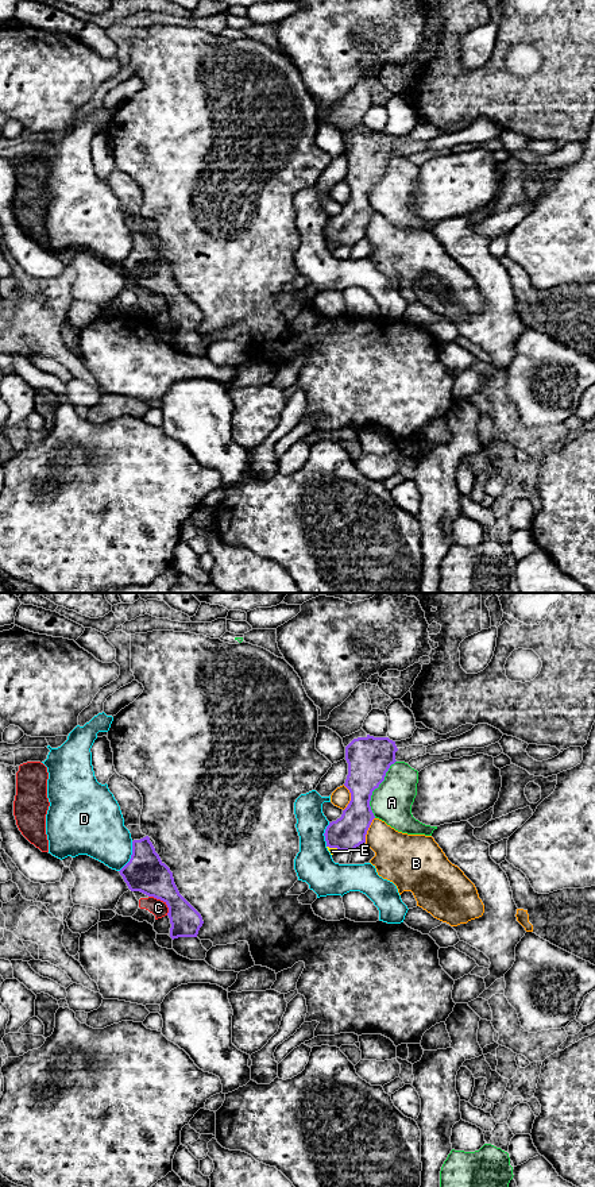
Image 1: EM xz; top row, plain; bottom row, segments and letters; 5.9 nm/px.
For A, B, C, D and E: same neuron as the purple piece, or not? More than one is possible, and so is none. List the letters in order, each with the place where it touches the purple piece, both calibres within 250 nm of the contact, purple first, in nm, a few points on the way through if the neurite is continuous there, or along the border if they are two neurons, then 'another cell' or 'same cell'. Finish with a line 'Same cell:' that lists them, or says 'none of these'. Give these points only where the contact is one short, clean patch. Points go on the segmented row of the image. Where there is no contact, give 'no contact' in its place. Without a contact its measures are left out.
A: contact xz (375, 787); calibres 260 and 240 nm; another cell
B: contact xz (367, 829); calibres 200 and 280 nm; another cell
C: contact xz (162, 900); calibres 240 and 100 nm; border xz (149, 895), (161, 900), (167, 908), (167, 914); another cell
D: contact xz (131, 856); calibres 240 and 320 nm; another cell
E: contact xz (333, 847); calibres 200 and 40 nm; border xz (327, 846), (339, 850); another cell
Same cell: none of these

